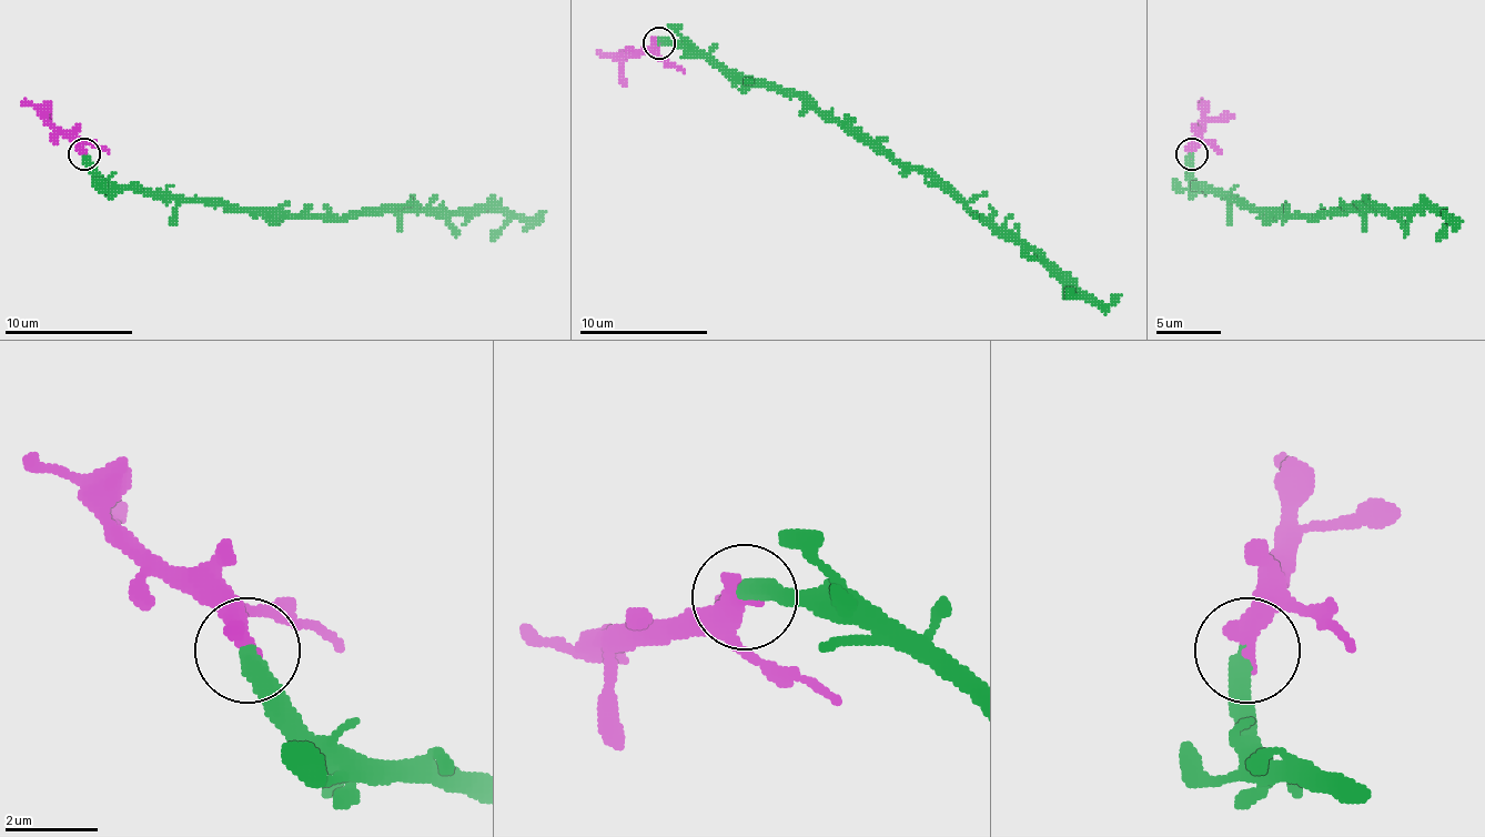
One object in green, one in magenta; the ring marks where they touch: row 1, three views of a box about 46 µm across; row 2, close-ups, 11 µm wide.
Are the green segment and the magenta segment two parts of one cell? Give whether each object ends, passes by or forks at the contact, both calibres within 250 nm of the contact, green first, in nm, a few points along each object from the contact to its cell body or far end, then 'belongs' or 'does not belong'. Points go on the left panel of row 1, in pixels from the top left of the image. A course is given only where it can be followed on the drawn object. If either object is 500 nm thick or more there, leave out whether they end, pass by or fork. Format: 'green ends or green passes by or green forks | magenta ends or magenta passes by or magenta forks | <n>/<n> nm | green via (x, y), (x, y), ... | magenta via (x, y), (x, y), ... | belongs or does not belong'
green ends | magenta ends | 400/440 nm | green via (83, 153), (102, 175), (118, 185), (282, 214), (346, 218), (504, 208), (529, 221), (545, 211) | magenta via (83, 153), (34, 106), (22, 102) | belongs

